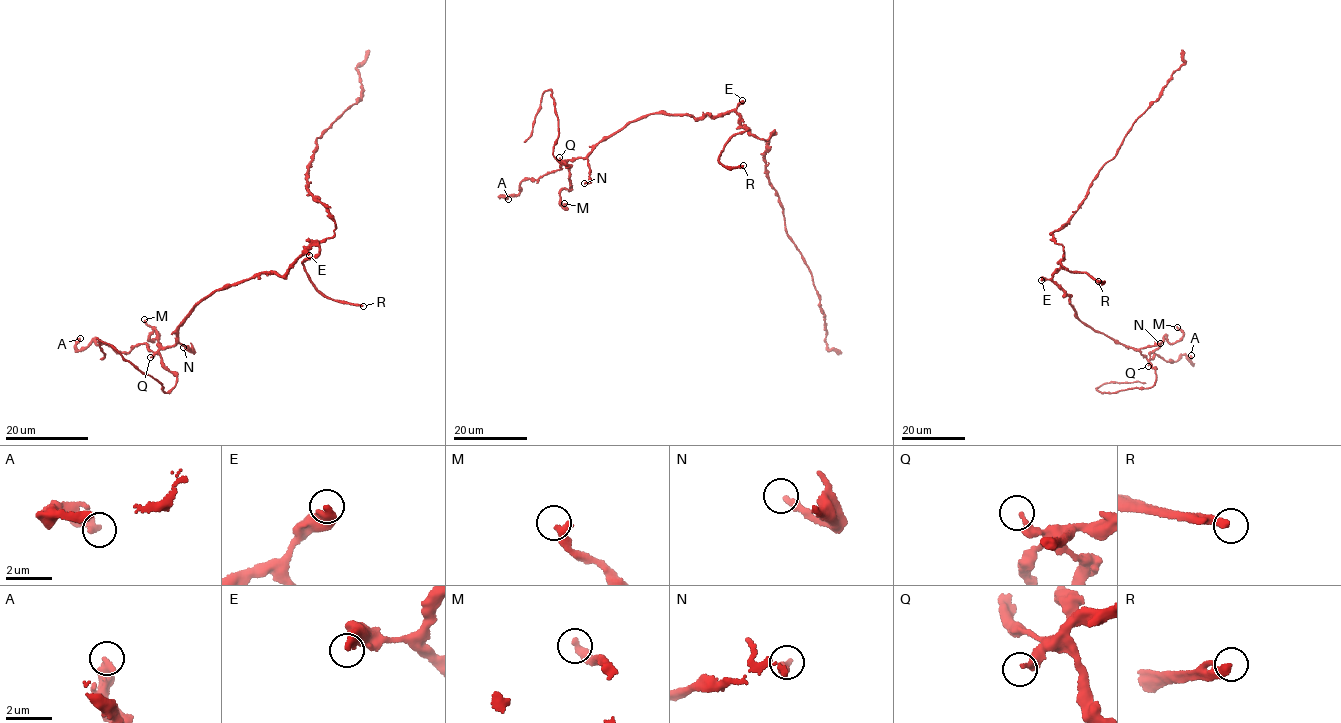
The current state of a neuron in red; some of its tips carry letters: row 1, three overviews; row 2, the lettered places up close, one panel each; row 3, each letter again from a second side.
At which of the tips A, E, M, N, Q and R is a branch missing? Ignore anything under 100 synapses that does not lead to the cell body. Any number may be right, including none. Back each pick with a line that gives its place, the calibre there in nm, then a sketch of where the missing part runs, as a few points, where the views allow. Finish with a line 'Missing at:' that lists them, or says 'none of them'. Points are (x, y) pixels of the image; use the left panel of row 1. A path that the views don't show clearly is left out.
R: at (363, 306); 320 nm thick
Missing at: R

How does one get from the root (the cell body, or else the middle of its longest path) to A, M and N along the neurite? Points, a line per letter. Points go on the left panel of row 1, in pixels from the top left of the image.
A: (286, 271), (204, 296), (175, 344), (157, 352), (145, 344), (118, 353), (93, 339), (78, 349), (80, 338)
M: (286, 271), (204, 296), (175, 344), (158, 351), (157, 331), (151, 342), (157, 334), (144, 319)
N: (286, 271), (279, 276), (260, 273), (200, 299), (180, 324), (177, 341), (192, 351), (183, 347)

